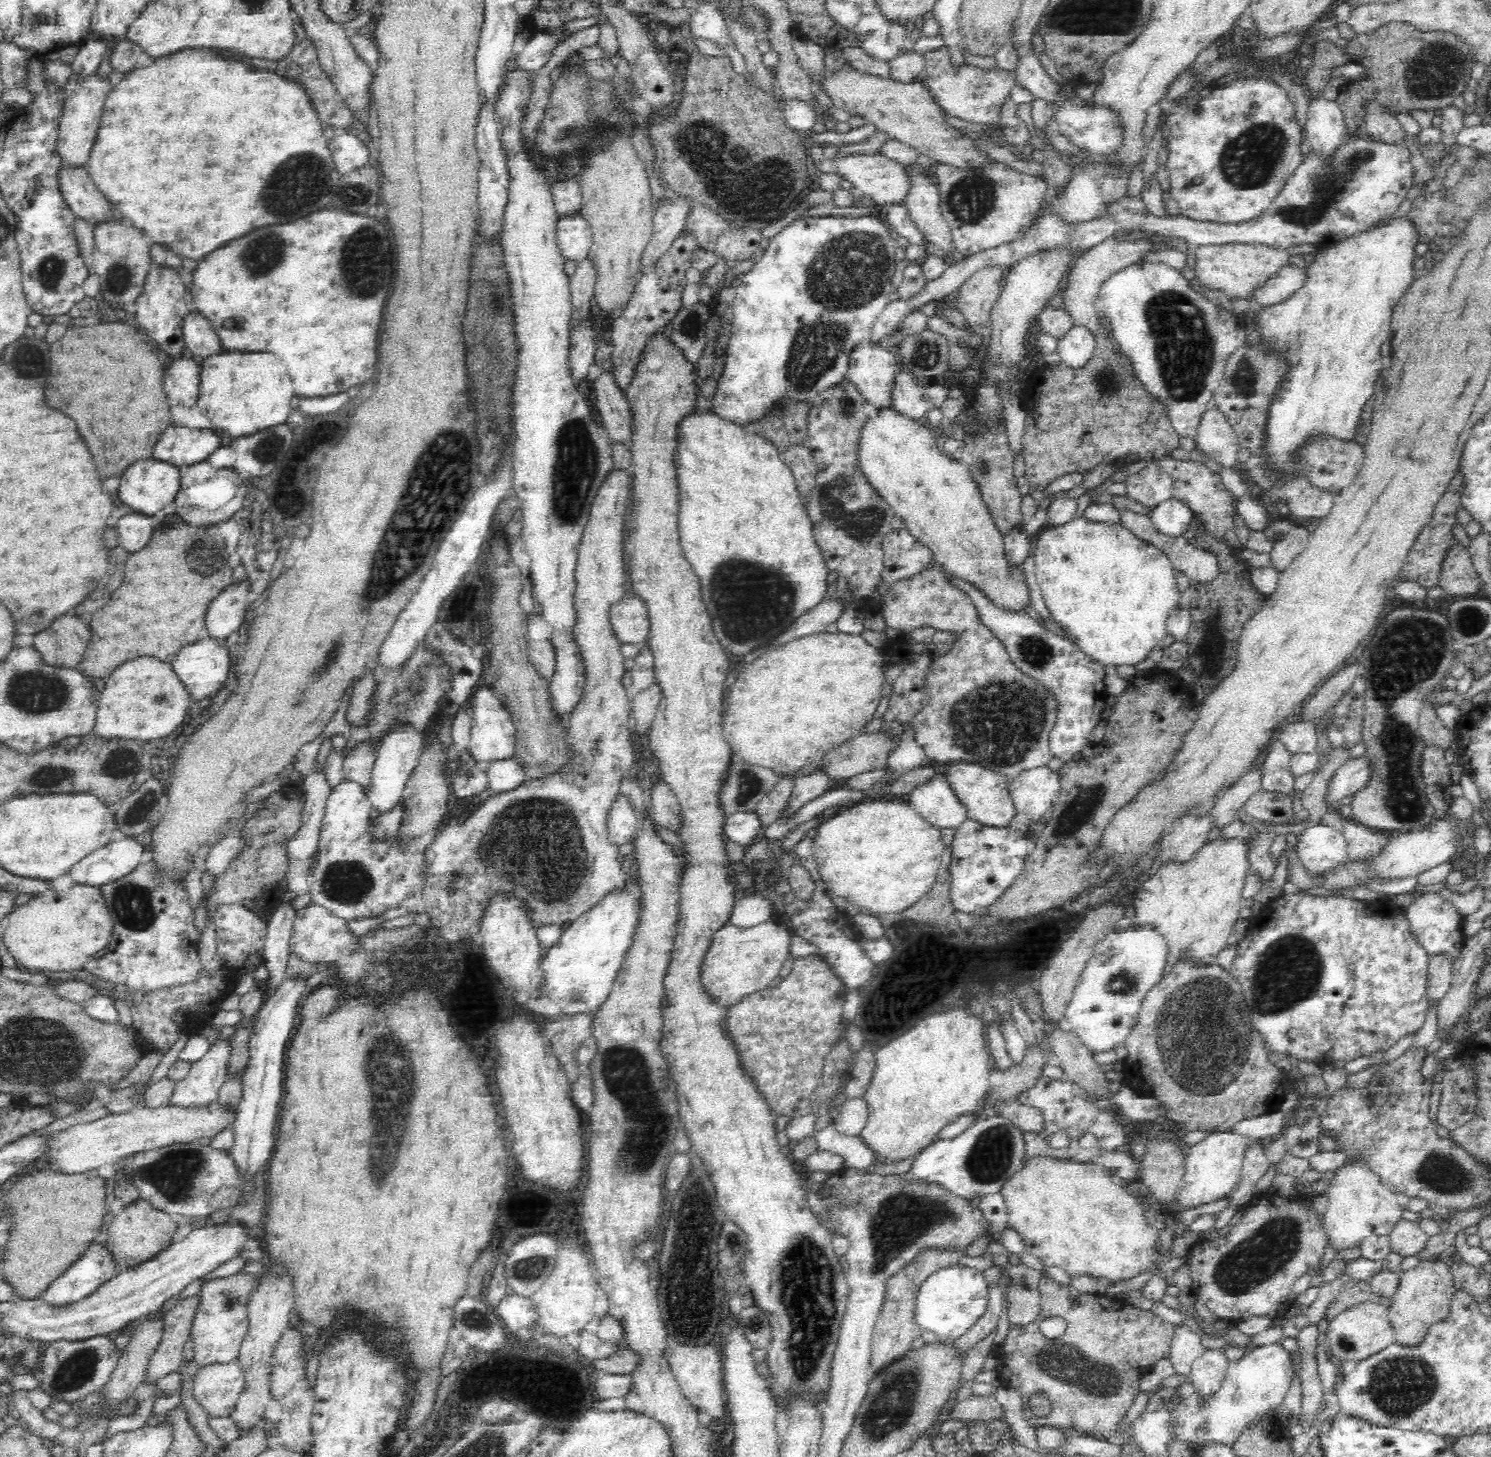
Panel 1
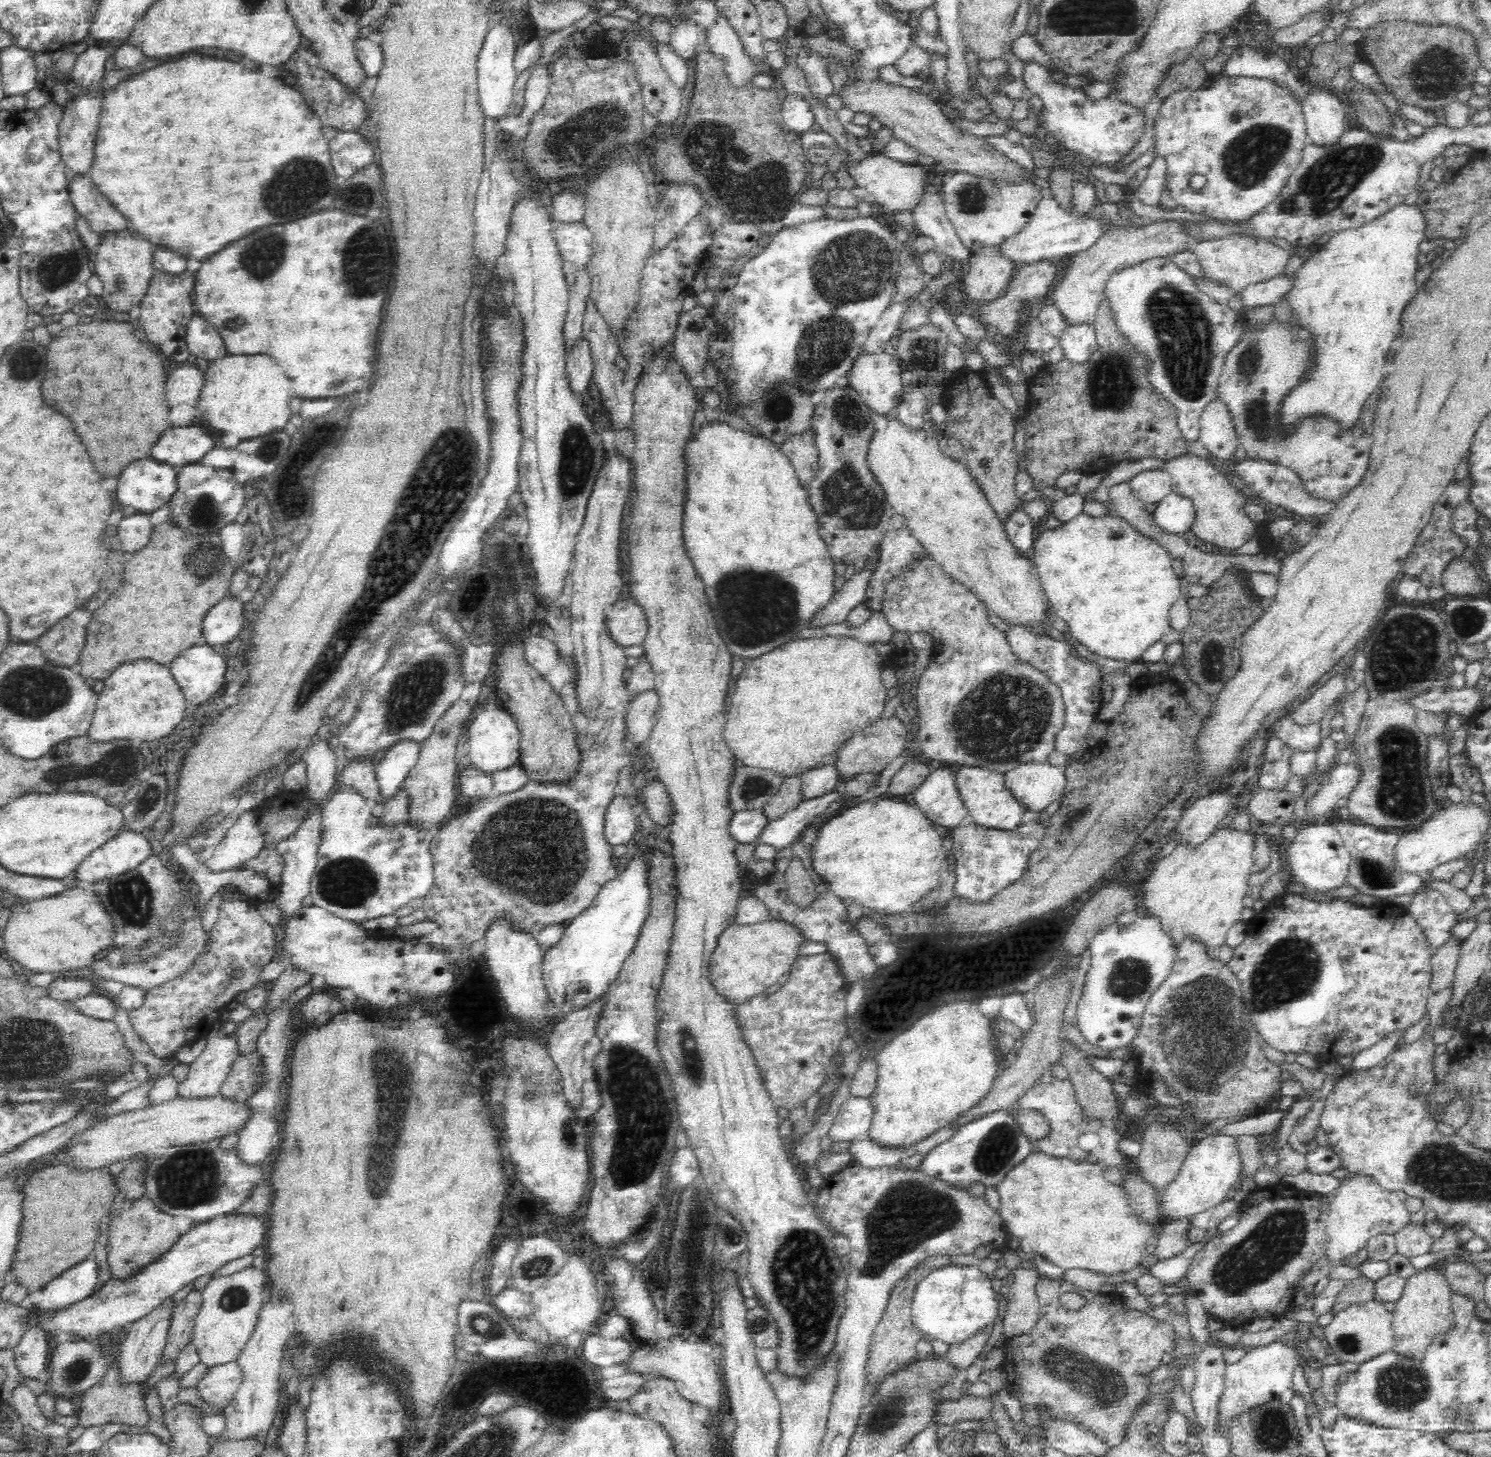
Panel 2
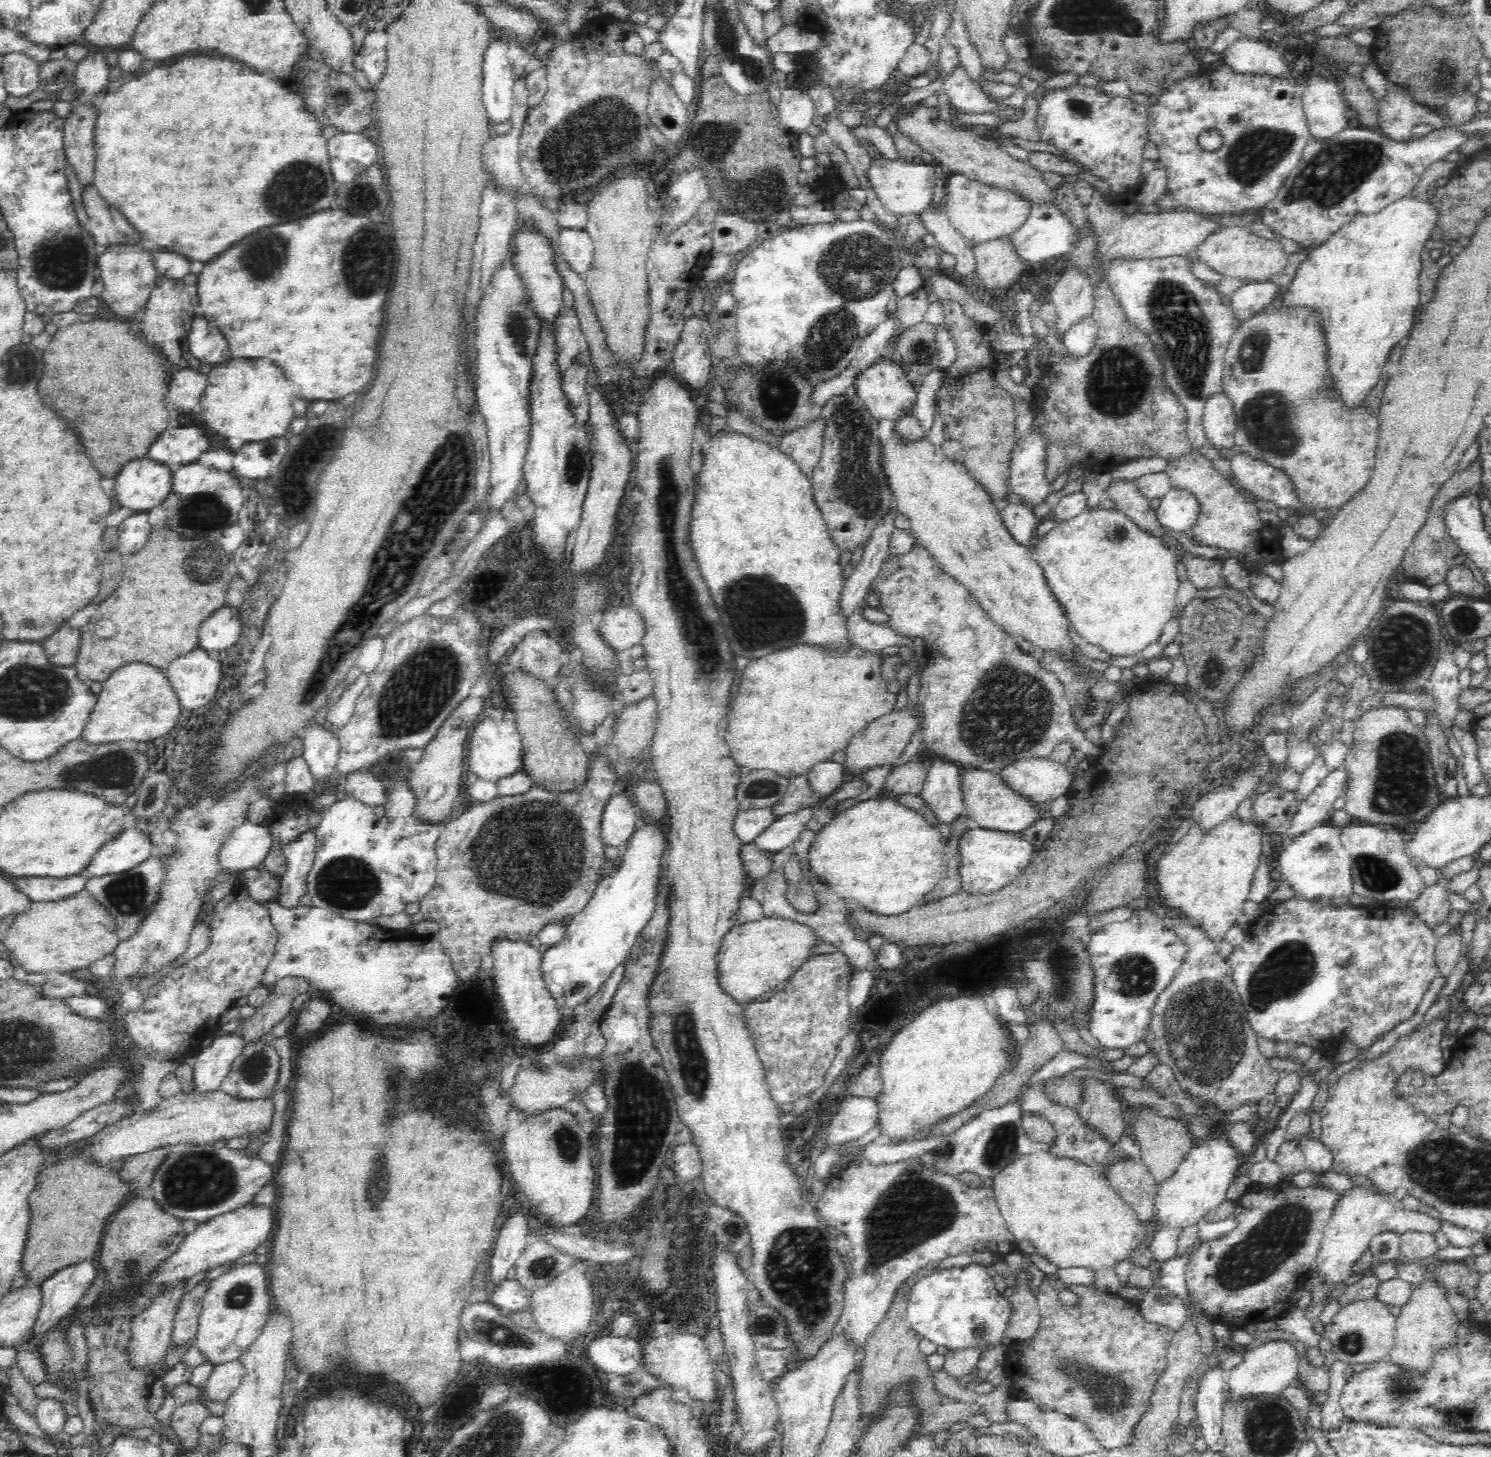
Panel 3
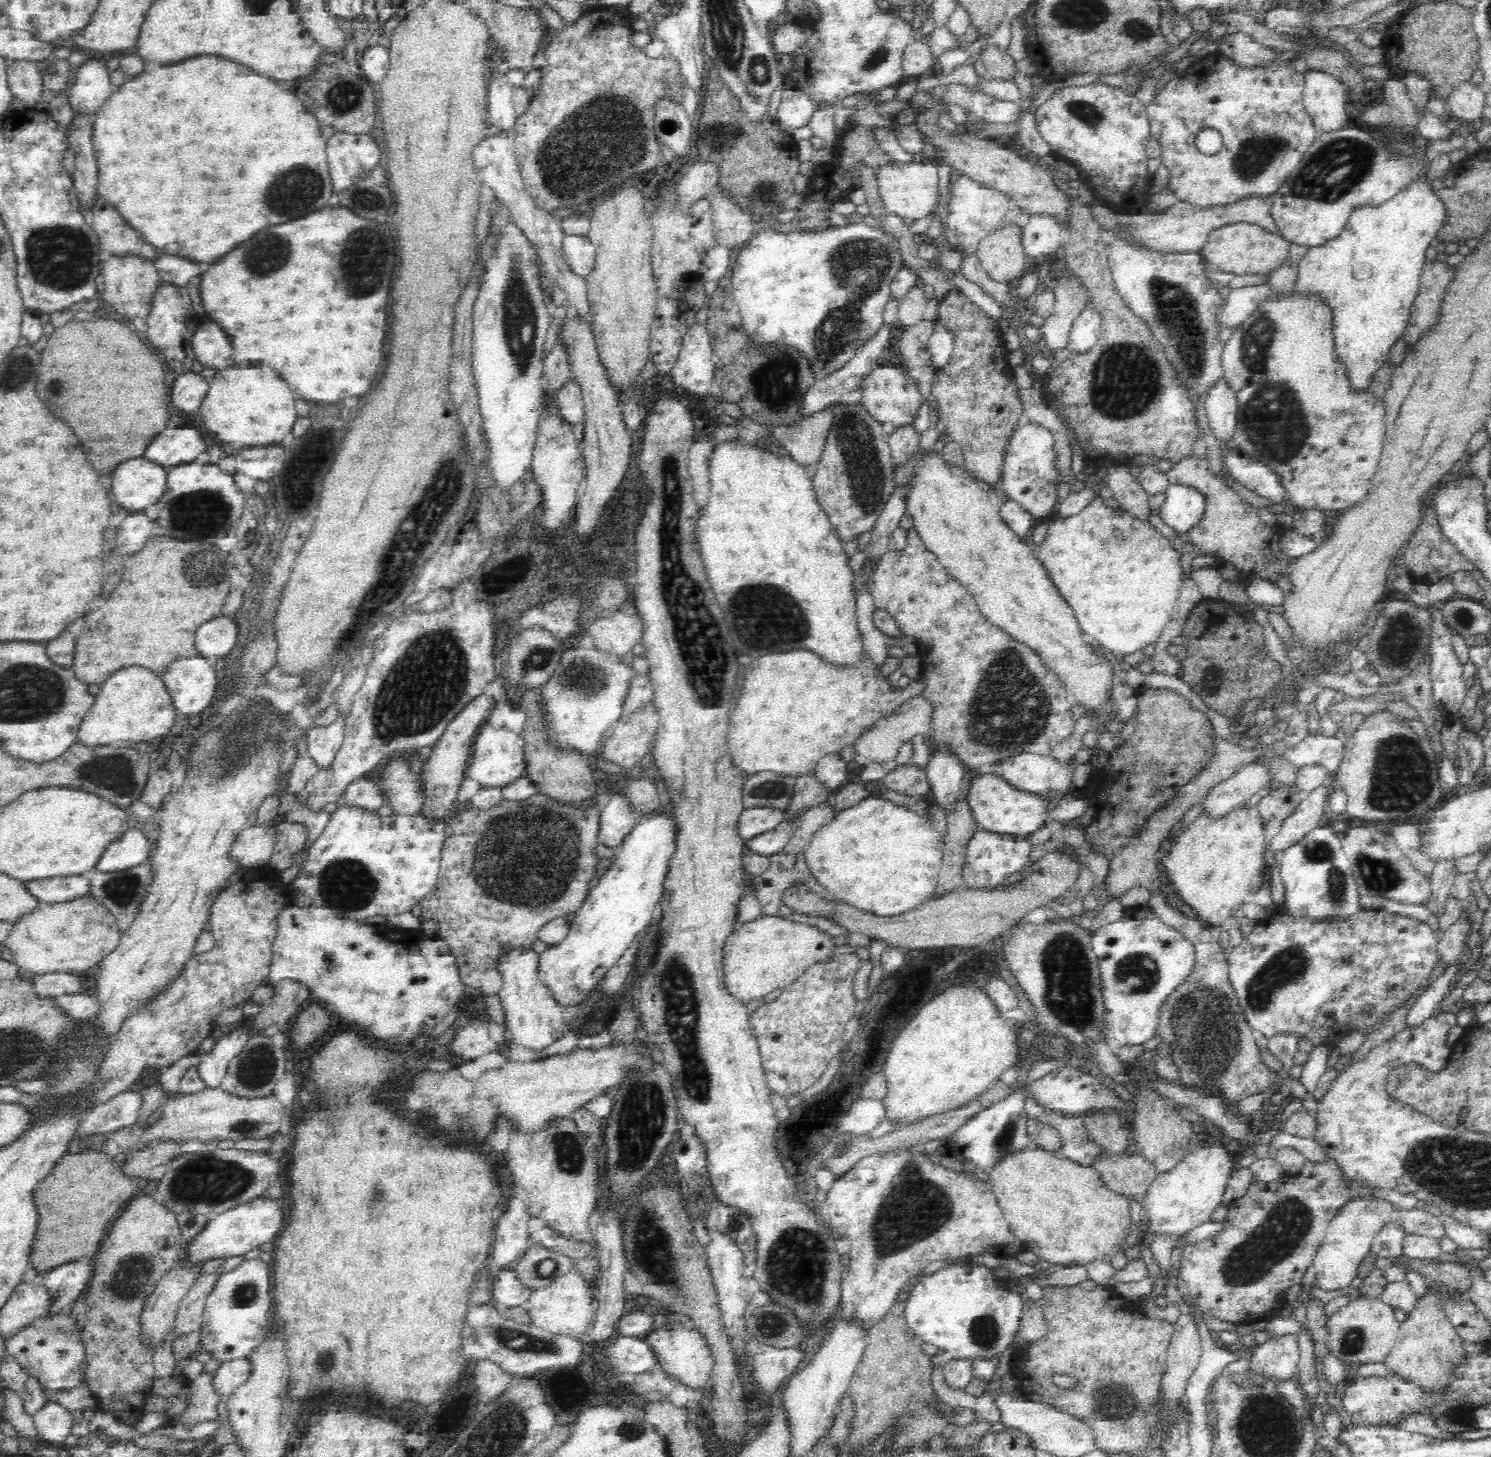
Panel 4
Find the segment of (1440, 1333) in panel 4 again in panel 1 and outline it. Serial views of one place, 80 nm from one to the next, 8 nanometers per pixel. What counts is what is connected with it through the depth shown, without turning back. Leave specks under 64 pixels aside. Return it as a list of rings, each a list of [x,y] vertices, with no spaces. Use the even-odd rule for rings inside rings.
[[[1432,1258],[1422,1259],[1416,1268],[1402,1274],[1400,1287],[1392,1296],[1388,1308],[1398,1346],[1418,1348],[1424,1342],[1428,1330],[1450,1316],[1450,1304],[1456,1292],[1452,1278],[1449,1267]]]

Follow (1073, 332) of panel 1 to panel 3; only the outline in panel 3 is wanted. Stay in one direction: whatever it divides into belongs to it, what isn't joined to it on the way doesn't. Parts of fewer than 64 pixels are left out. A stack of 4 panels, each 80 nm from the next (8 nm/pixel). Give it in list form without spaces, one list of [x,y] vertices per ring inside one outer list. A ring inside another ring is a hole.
[[[1084,316],[1082,320],[1078,320],[1078,322],[1064,334],[1061,342],[1063,342],[1066,349],[1068,349],[1068,355],[1070,355],[1071,358],[1080,358],[1081,356],[1086,356],[1092,350],[1096,342],[1097,332],[1098,326],[1093,316]]]

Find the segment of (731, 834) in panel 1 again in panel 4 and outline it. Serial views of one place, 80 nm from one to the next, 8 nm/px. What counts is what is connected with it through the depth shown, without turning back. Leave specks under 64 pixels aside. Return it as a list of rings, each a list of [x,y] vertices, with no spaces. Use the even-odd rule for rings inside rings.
[[[759,806],[744,809],[738,820],[738,832],[742,840],[748,840],[753,836],[778,828],[788,814],[784,810]]]

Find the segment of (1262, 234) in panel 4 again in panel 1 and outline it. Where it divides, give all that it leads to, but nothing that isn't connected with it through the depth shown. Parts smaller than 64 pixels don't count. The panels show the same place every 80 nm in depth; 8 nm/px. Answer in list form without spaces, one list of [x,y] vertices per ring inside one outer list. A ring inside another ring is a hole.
[[[1204,244],[1195,251],[1193,268],[1195,276],[1202,285],[1210,290],[1220,290],[1232,300],[1247,300],[1250,291],[1258,285],[1263,285],[1280,268],[1288,265],[1291,254],[1279,247],[1266,244]]]

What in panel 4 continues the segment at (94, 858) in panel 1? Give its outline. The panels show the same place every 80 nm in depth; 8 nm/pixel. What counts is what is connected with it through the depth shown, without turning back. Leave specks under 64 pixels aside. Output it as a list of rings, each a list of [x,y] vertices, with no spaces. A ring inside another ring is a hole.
[[[128,829],[102,853],[96,869],[102,872],[120,872],[148,860],[152,838],[140,830]]]

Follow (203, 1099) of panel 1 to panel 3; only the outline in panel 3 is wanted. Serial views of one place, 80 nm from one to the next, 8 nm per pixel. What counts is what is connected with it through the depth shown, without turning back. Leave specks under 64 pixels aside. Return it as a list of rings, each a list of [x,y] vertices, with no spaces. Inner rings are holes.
[[[219,1032],[219,1036],[213,1036],[210,1046],[199,1049],[194,1055],[192,1064],[195,1090],[218,1090],[228,1076],[232,1061],[243,1051],[246,1043],[239,1032]]]

